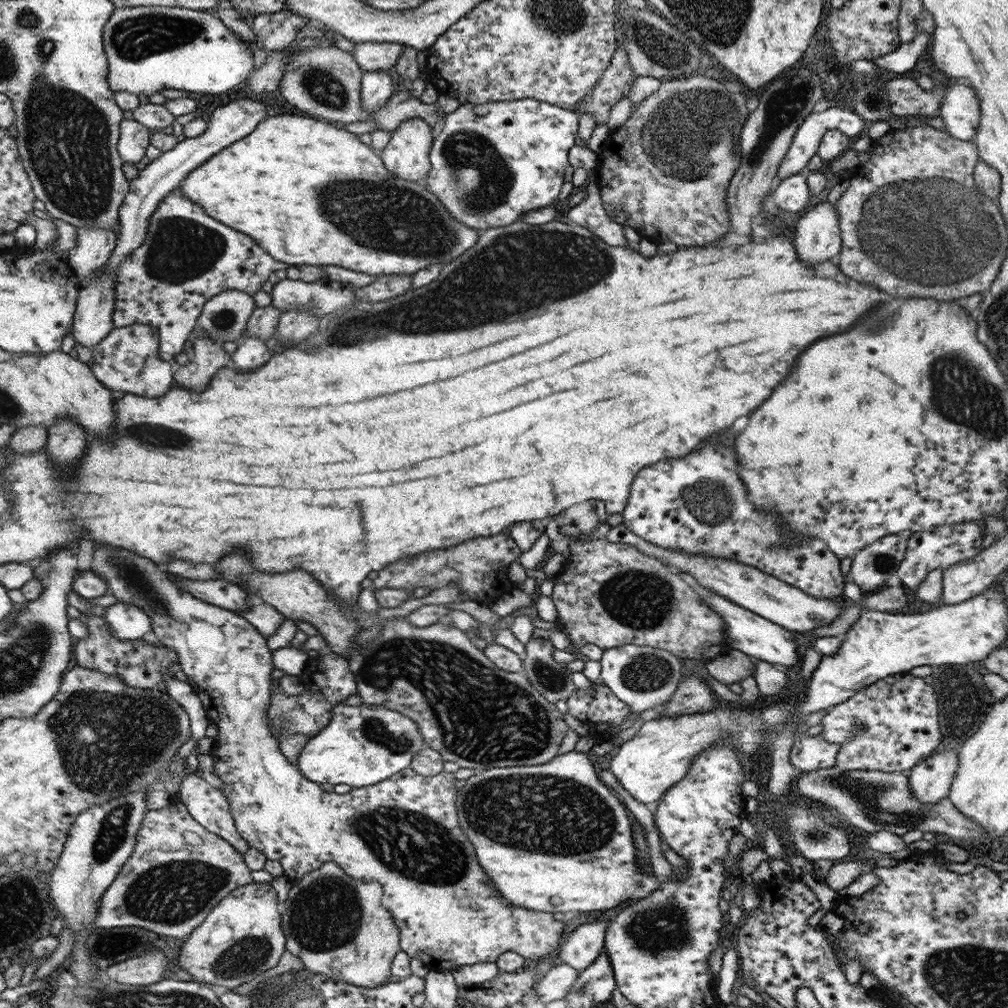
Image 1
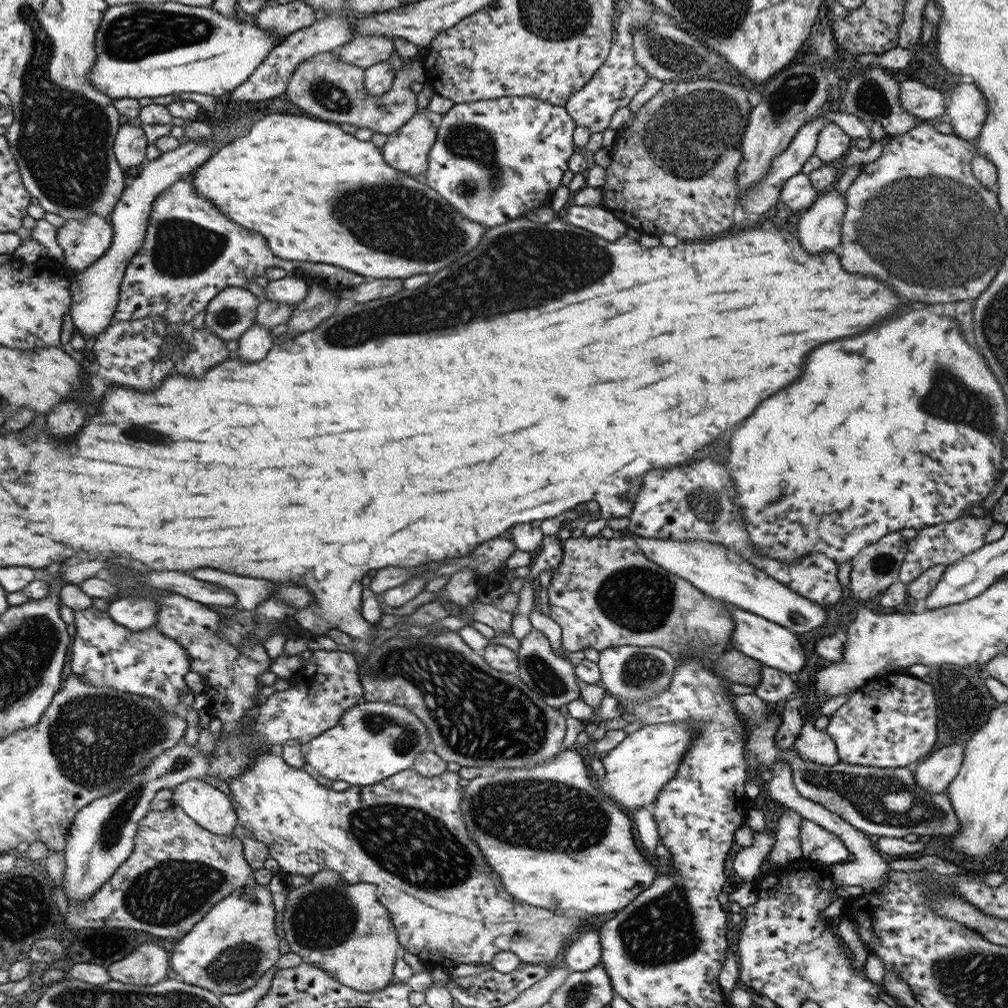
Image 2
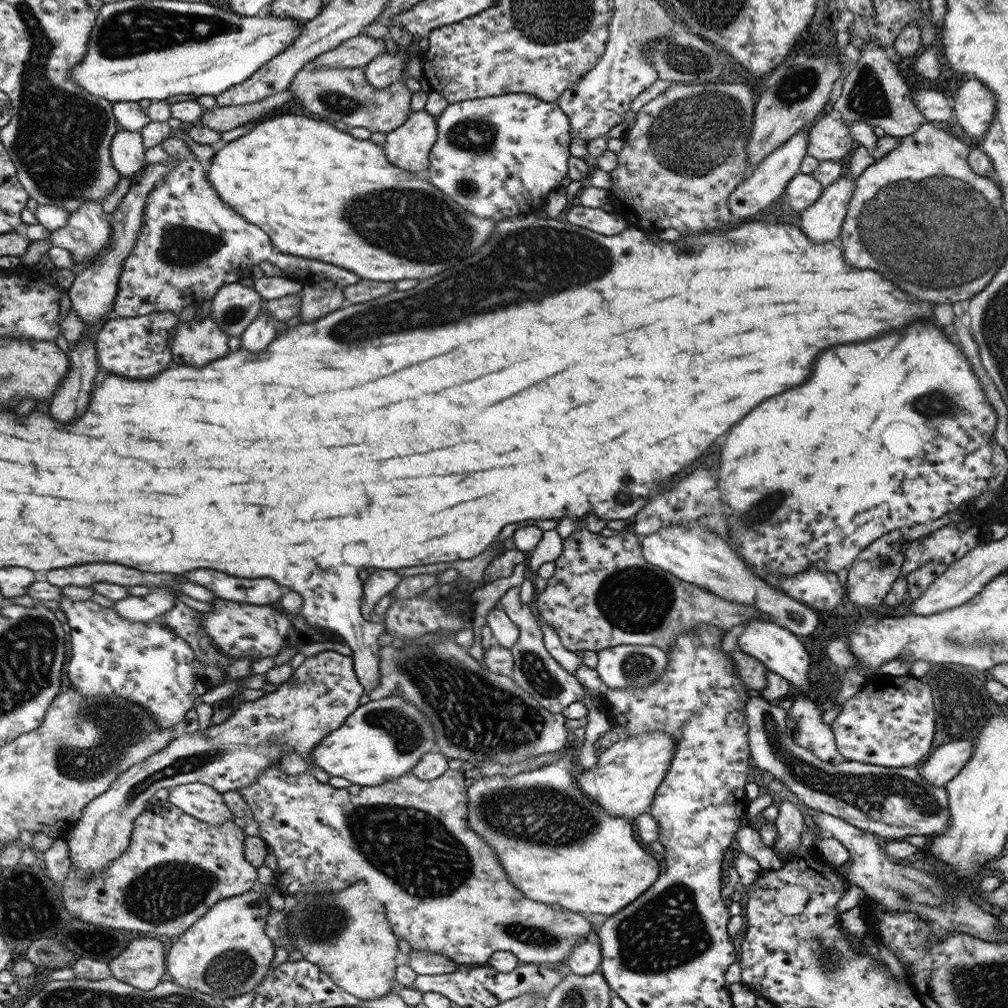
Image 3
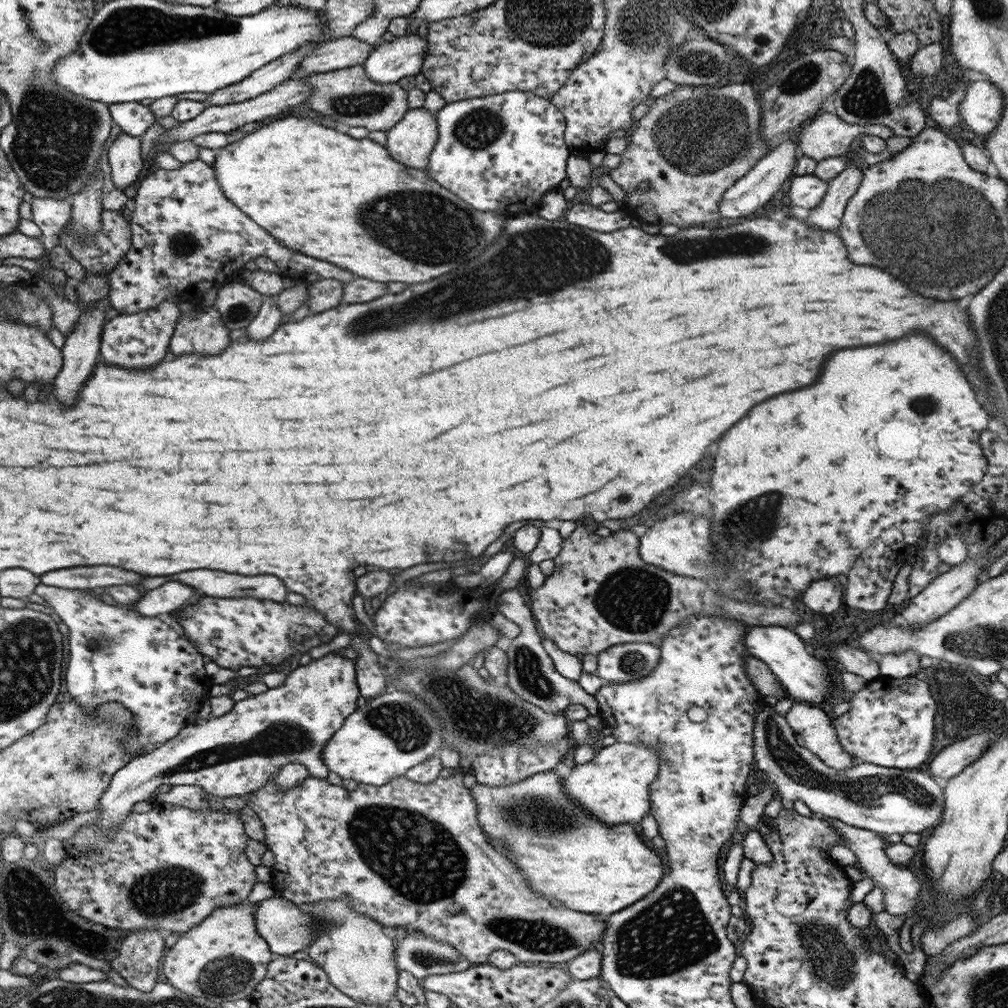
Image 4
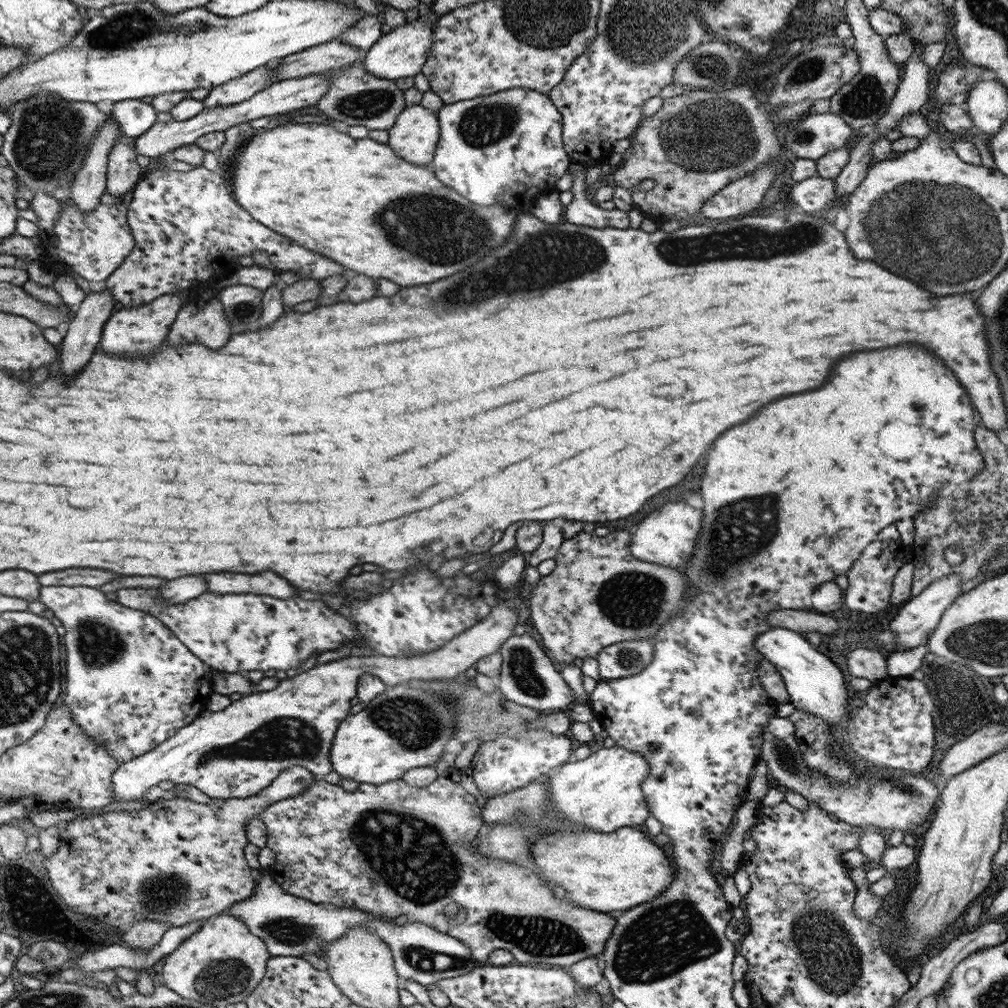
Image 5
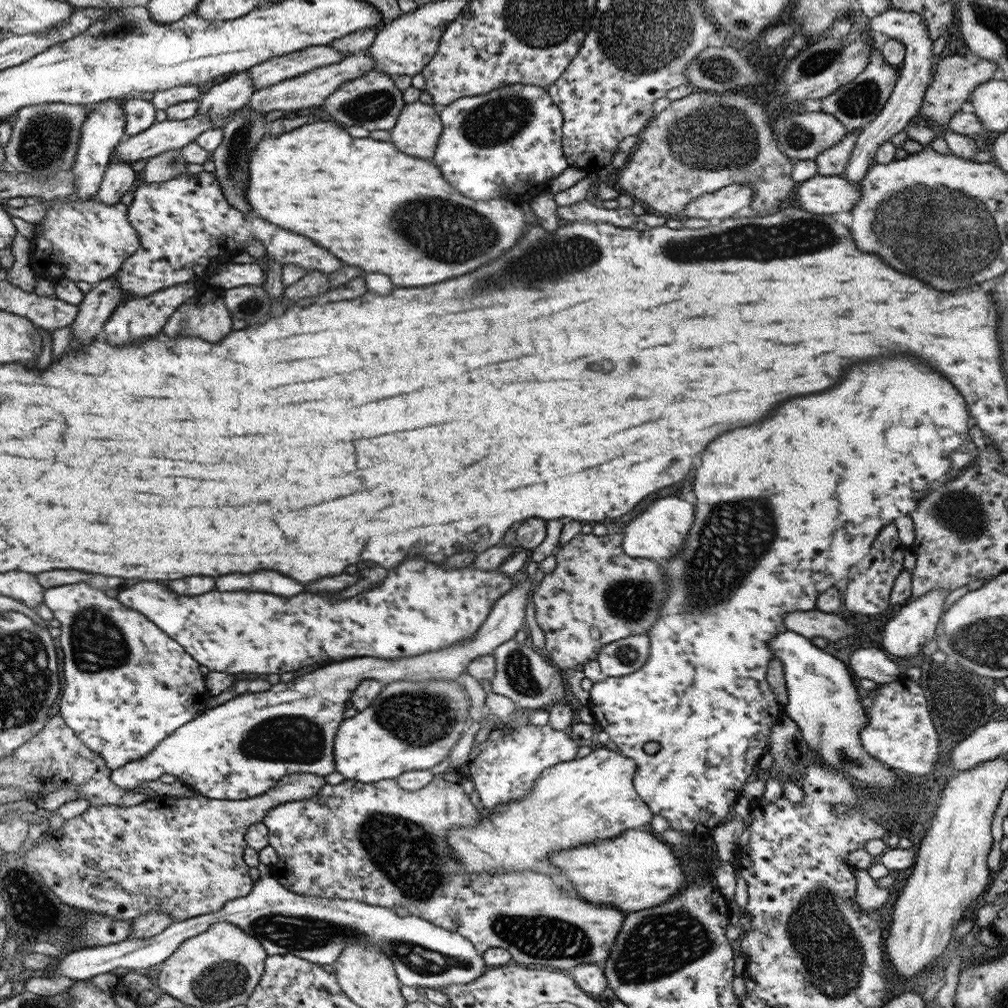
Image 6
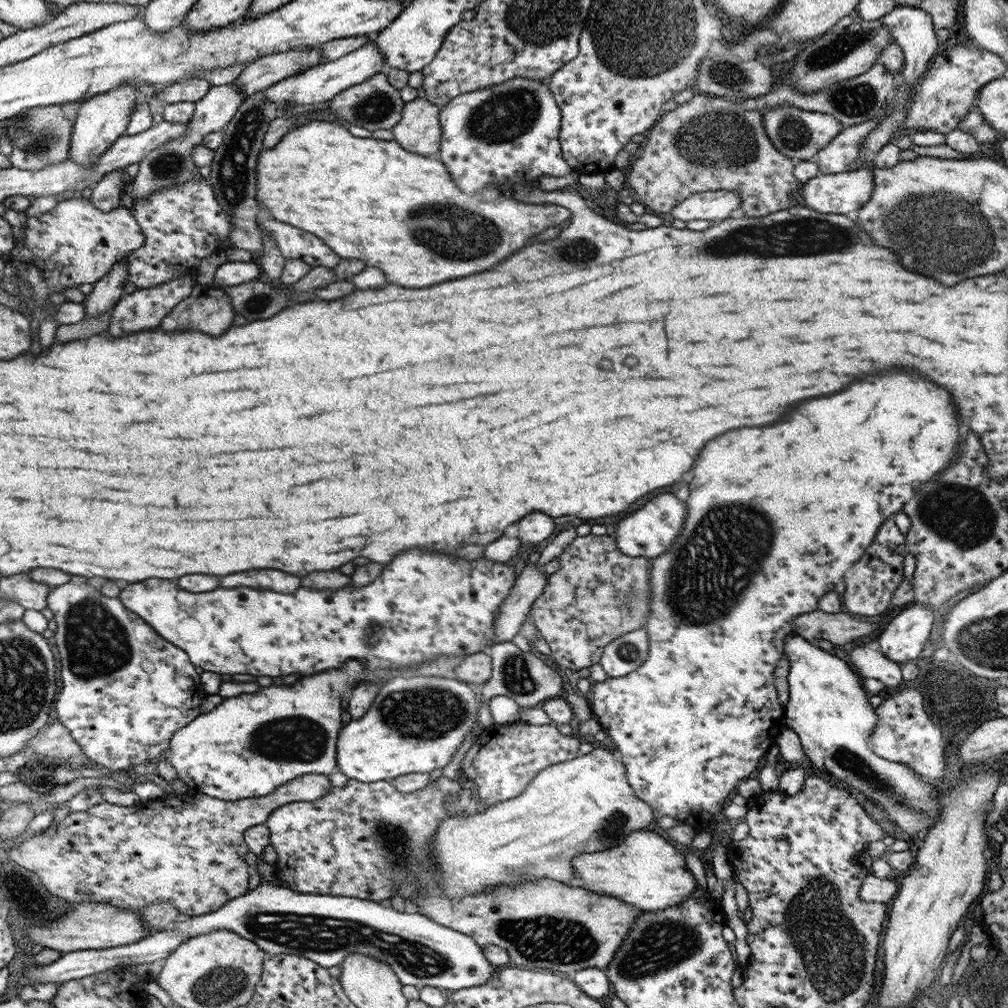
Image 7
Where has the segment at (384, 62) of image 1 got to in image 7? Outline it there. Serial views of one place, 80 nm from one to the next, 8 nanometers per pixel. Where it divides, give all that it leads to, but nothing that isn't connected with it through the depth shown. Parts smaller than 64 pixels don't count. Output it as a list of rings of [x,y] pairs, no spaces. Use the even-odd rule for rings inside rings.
[[[320,47],[301,48],[263,56],[248,63],[238,78],[232,82],[248,95],[267,89],[305,68],[315,67],[322,58]]]

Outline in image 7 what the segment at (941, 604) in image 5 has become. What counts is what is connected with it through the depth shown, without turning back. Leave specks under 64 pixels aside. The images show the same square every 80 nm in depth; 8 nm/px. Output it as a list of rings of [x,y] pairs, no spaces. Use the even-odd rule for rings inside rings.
[[[914,602],[904,607],[886,626],[876,647],[886,658],[898,664],[919,658],[935,619],[936,612],[930,607]]]

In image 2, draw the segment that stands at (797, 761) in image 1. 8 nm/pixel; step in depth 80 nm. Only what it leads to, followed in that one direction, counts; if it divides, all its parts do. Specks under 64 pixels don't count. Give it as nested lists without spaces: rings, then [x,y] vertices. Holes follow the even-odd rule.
[[[807,697],[804,705],[798,709],[802,715],[802,729],[794,742],[793,748],[798,757],[808,762],[815,762],[822,766],[834,766],[841,762],[837,754],[836,744],[832,741],[827,730],[817,730],[815,722],[816,711],[810,710]]]

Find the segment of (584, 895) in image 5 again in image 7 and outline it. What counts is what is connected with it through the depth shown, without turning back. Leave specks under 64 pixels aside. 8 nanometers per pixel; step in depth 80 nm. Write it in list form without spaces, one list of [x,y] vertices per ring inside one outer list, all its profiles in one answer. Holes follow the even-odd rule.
[[[635,830],[624,840],[624,844],[608,848],[604,854],[598,852],[576,858],[576,876],[584,882],[584,887],[602,896],[616,896],[640,910],[664,910],[701,890],[686,868],[685,856],[658,833]]]

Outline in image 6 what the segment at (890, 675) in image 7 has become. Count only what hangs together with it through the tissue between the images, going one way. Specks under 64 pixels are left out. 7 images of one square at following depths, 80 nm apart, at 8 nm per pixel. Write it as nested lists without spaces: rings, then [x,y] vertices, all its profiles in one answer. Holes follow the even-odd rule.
[[[860,648],[850,656],[850,670],[857,679],[868,678],[878,685],[903,678],[894,658],[882,648]]]

